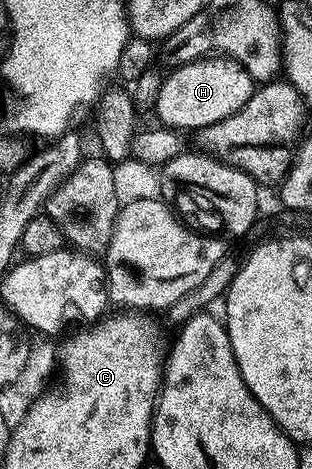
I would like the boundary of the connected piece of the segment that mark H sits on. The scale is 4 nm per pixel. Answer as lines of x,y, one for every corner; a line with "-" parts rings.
206,56
197,58
193,62
183,63
170,70
170,74
165,78
165,83
161,86
161,91
157,94
157,114
165,121
162,123
166,127
177,132
184,132
183,130
196,132
231,116
236,110
242,110
255,89
255,81
252,76
236,59
231,57

